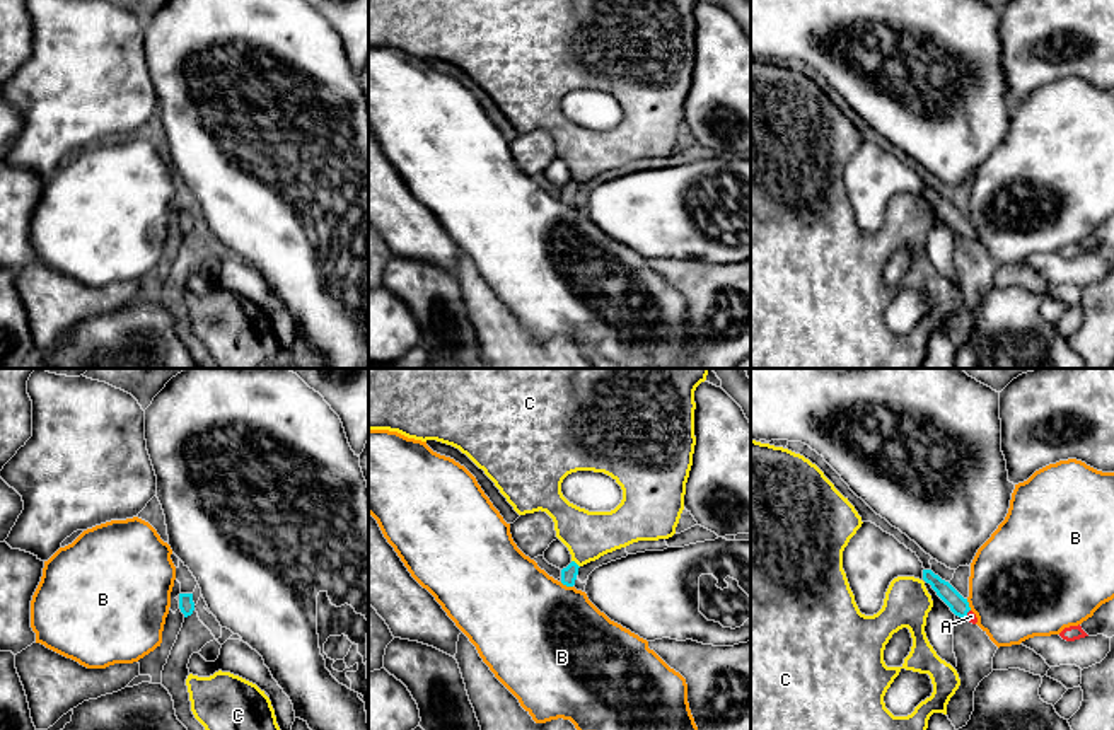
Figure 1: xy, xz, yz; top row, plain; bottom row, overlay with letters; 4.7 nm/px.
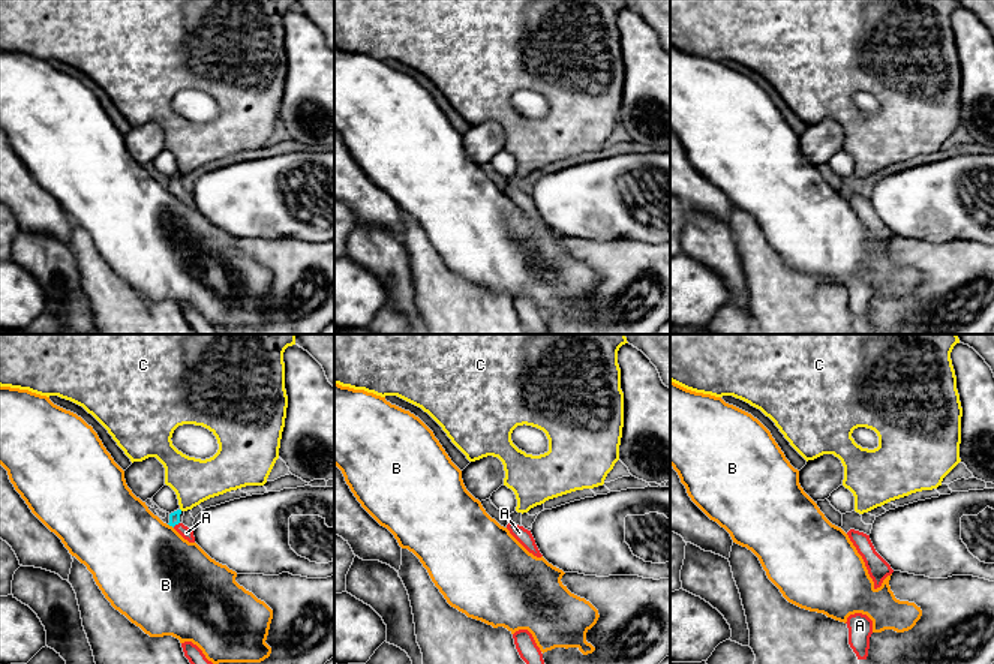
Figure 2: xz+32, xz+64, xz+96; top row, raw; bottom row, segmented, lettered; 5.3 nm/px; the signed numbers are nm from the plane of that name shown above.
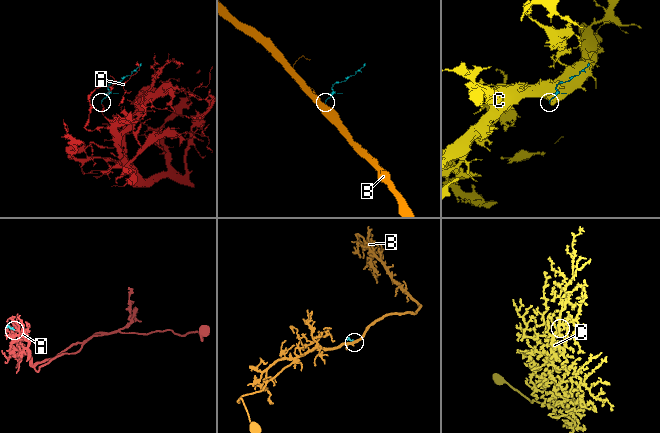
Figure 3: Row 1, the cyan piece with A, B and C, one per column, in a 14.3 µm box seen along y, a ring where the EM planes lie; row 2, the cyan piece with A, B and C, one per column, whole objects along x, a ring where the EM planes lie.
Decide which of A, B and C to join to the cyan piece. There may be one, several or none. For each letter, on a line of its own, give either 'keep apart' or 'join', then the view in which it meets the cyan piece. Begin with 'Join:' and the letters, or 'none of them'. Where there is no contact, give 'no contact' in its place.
Join: A
A: join; meets cyan in yz
B: keep apart; meets cyan in xz
C: keep apart; meets cyan in xz

